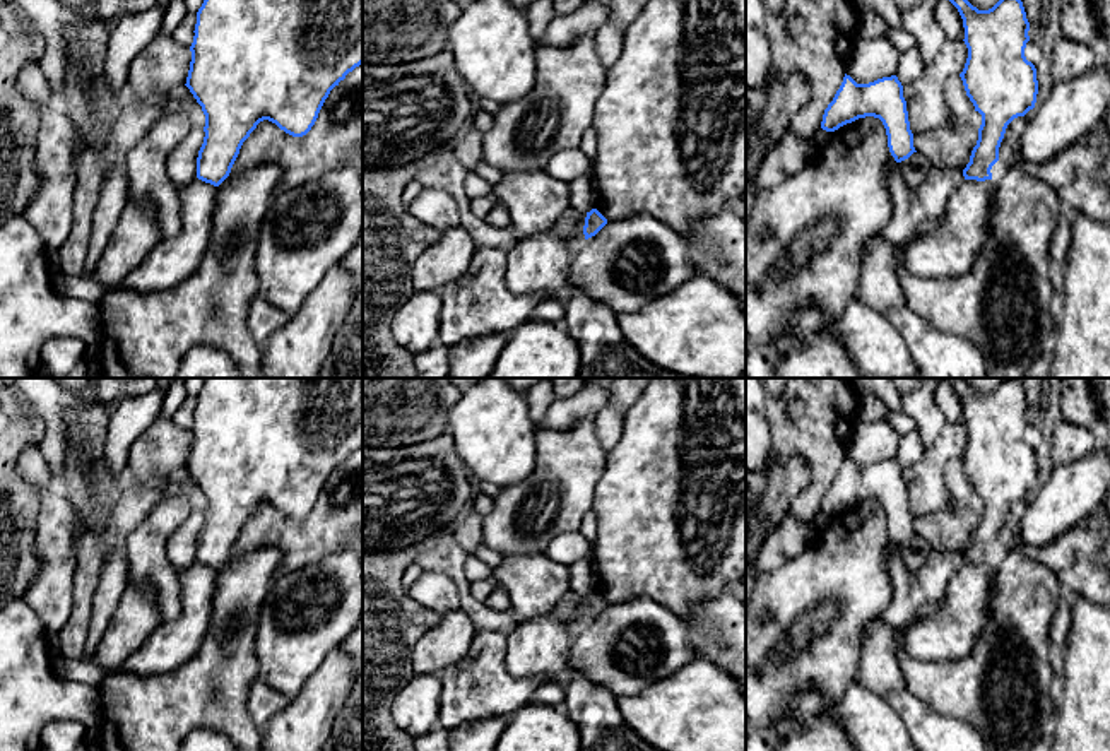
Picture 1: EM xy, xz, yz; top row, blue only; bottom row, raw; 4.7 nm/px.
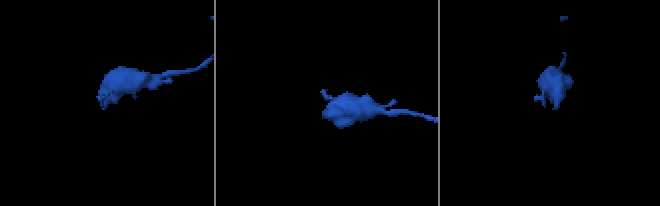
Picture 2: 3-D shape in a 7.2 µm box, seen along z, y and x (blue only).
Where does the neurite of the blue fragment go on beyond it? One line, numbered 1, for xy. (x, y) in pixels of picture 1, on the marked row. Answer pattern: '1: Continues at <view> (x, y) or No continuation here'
1: No continuation here

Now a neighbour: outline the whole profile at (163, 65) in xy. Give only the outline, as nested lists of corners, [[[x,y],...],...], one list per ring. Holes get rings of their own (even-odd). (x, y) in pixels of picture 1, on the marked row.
[[[157,34],[130,63],[128,87],[139,103],[161,101],[161,116],[171,115],[173,91],[186,84],[192,62],[190,46],[173,36]]]

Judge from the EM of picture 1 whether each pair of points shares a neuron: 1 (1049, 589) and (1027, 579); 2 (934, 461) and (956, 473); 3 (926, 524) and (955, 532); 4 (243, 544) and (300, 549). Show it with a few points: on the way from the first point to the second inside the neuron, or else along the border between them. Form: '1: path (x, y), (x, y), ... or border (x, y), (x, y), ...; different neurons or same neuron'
1: path (1044, 589), (1037, 589), (1032, 584); same neuron
2: border (958, 457), (944, 469), (951, 507); different neurons
3: path (932, 527), (948, 531); same neuron
4: path (257, 538), (286, 538); same neuron

